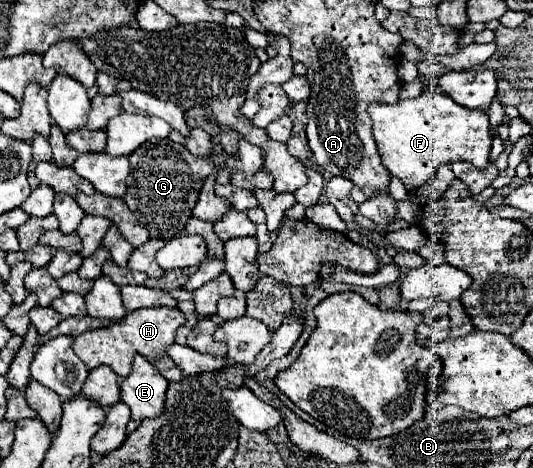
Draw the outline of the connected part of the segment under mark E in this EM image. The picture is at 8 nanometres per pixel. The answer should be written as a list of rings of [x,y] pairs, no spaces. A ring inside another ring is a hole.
[[[135,355],[131,373],[121,383],[121,401],[131,409],[133,421],[155,417],[165,407],[167,379],[145,357]]]

